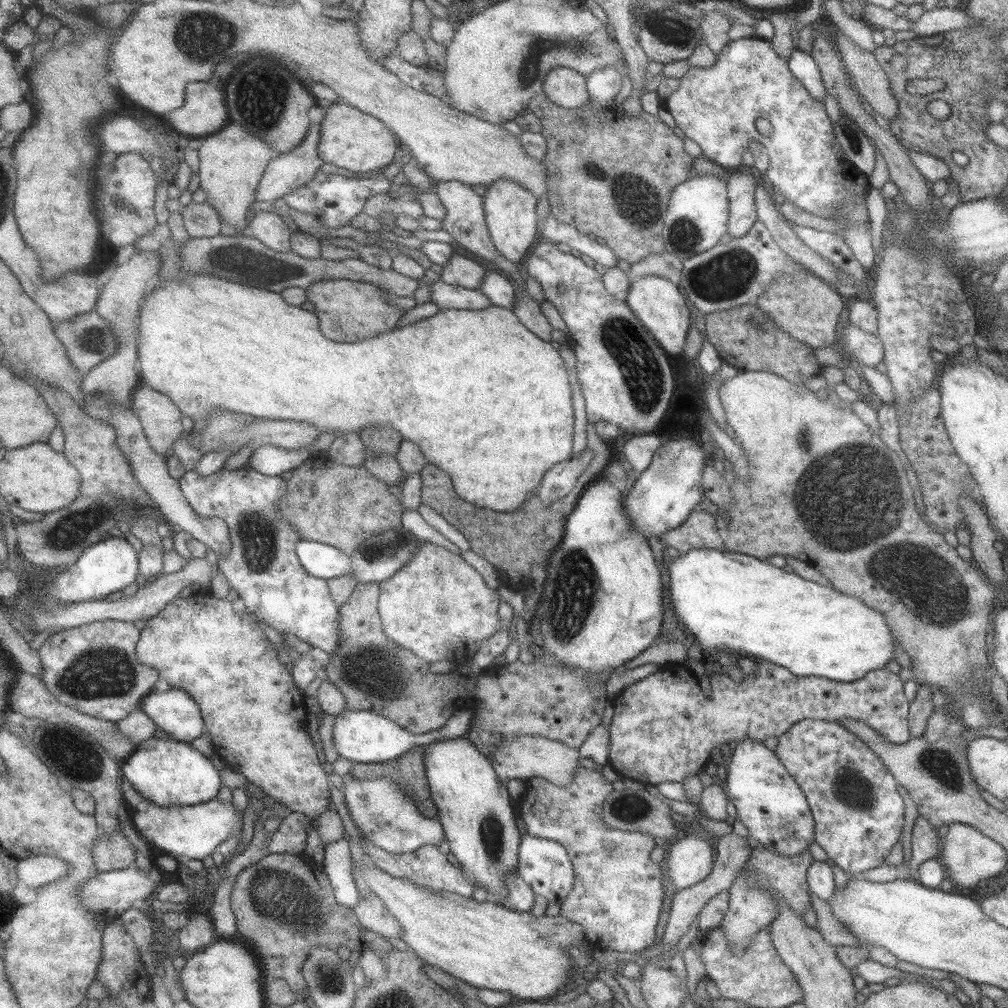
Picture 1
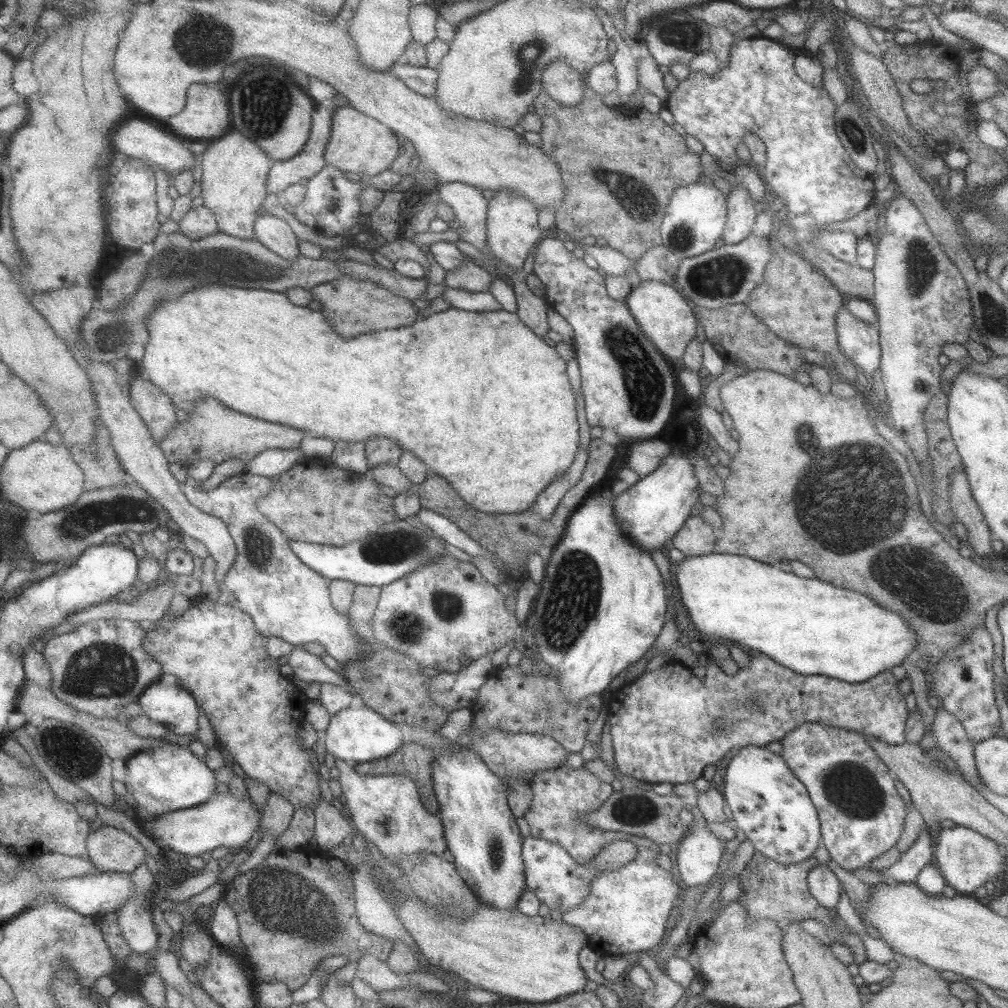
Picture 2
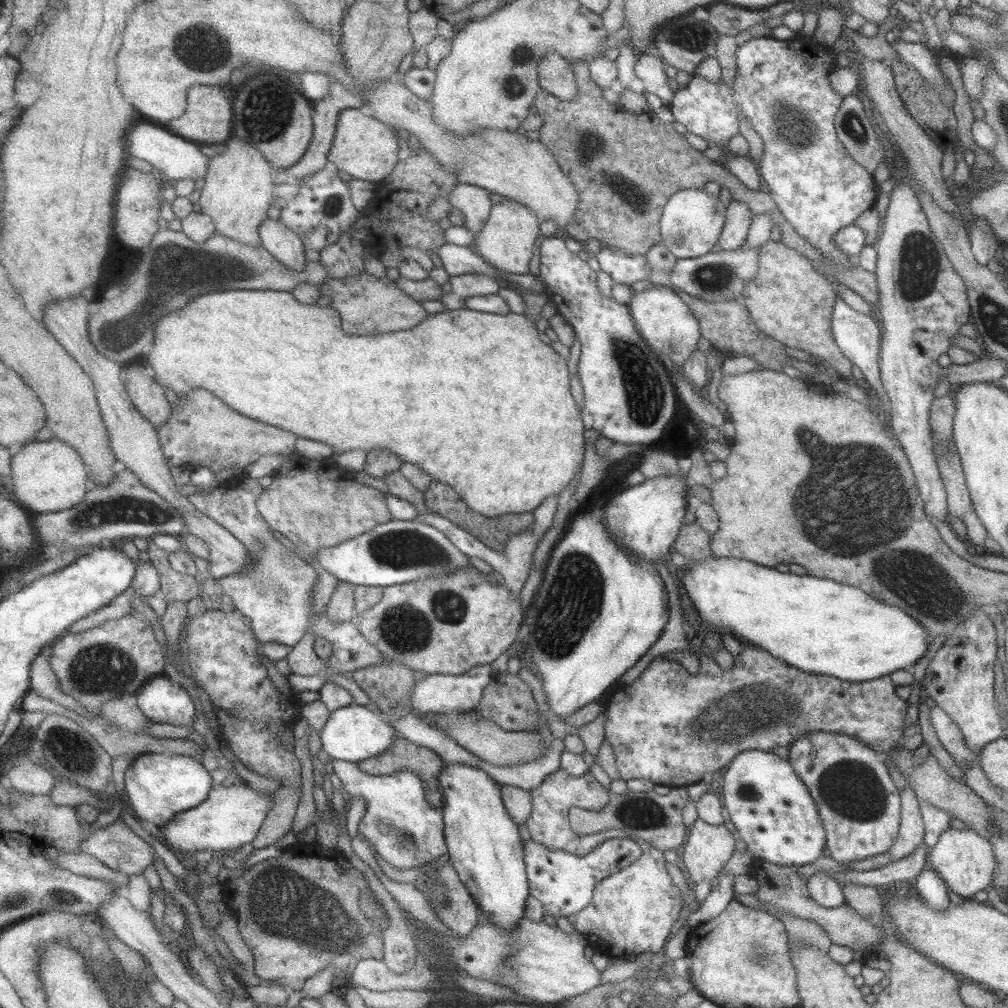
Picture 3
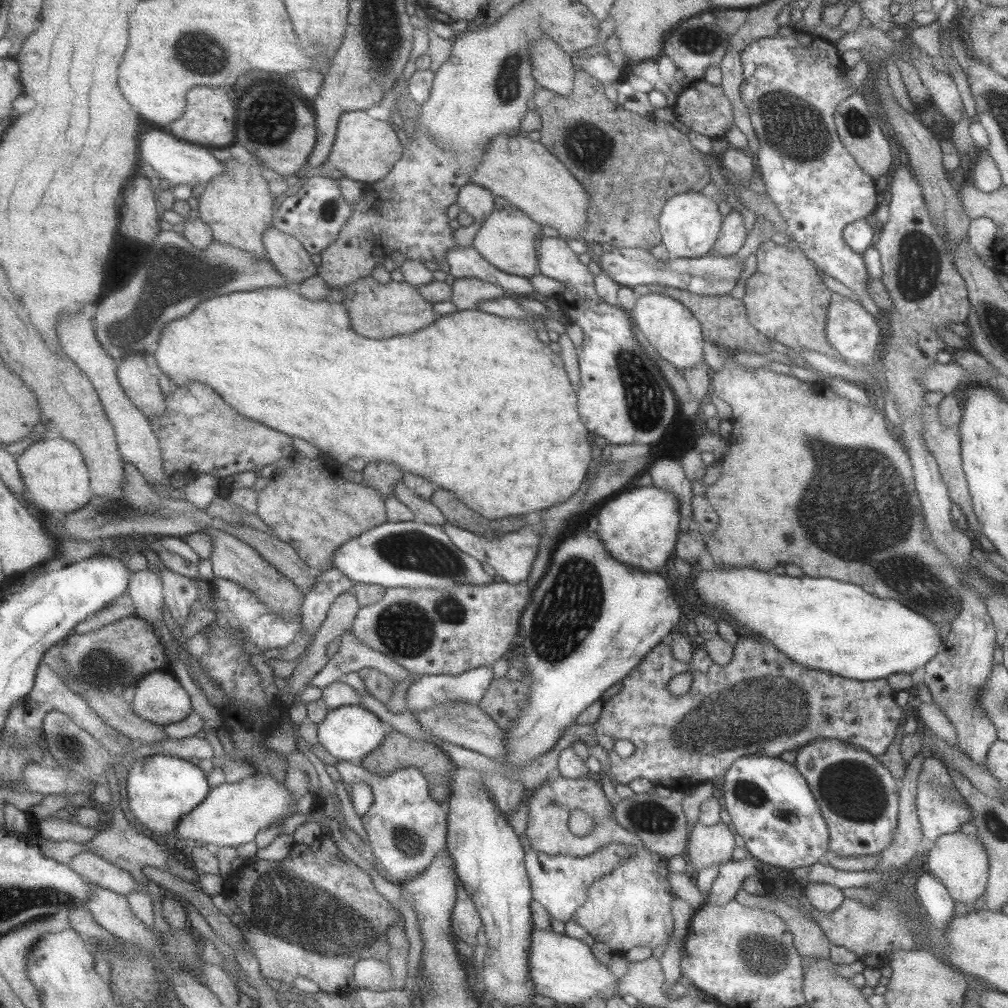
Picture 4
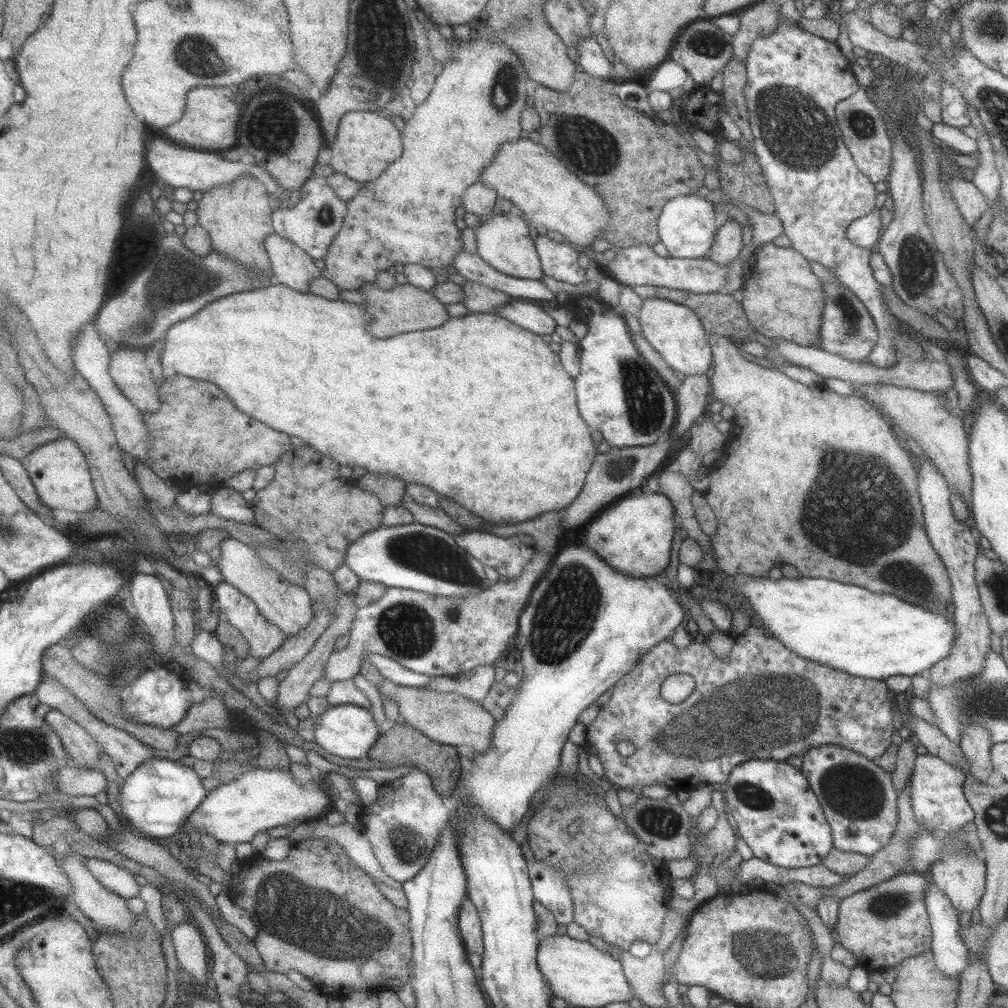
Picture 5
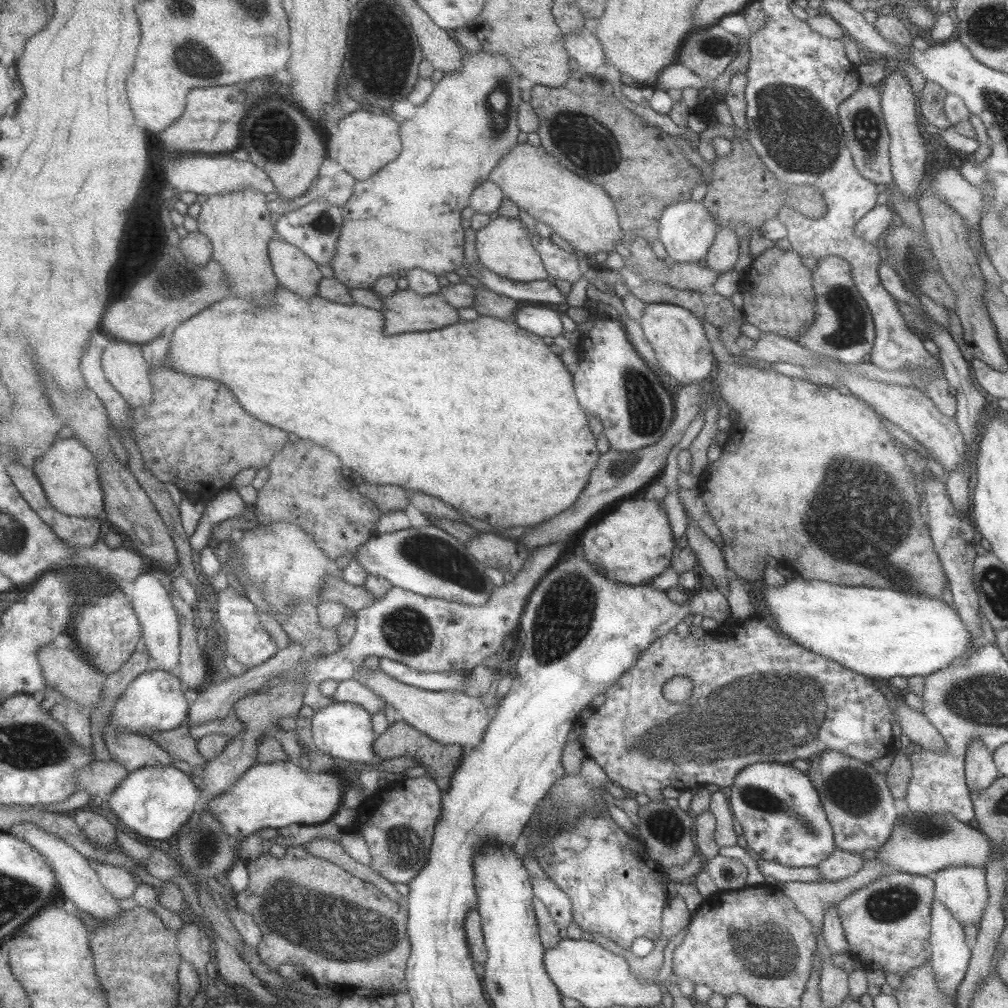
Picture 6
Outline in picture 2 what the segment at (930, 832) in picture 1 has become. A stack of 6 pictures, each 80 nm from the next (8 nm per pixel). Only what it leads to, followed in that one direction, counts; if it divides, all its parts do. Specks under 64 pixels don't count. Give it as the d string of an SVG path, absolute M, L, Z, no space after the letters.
M928 826L923 827L918 834L915 842L901 854L901 858L895 864L878 870L885 876L884 882L914 882L921 868L932 861L933 847L929 844Z

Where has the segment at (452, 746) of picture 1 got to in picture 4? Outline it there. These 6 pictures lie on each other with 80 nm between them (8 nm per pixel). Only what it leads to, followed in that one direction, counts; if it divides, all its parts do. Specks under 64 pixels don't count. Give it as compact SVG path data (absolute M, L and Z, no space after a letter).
M457 767L455 772L449 772L447 781L447 855L453 861L456 878L475 905L487 940L479 980L484 984L488 998L499 1000L503 1007L533 1007L535 1005L528 1000L529 996L535 995L535 987L528 978L526 957L533 927L529 906L532 892L523 862L523 848L513 827L483 787L481 773Z

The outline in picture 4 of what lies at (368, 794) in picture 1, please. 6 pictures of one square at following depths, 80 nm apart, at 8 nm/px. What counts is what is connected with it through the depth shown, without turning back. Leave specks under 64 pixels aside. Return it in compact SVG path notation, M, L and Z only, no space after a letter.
M339 761L334 765L343 783L351 787L355 783L369 786L373 796L371 805L363 817L362 826L367 833L369 847L381 866L398 881L407 875L421 872L439 853L446 850L446 812L448 802L431 800L425 776L417 769L397 769L385 778L374 776L361 766Z

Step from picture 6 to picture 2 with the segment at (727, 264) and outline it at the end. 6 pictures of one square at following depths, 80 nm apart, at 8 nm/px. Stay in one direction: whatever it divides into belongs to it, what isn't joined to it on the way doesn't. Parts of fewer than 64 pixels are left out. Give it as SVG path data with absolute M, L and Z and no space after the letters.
M741 182L730 186L726 196L726 211L726 222L719 243L738 244L750 236L755 217L759 212Z

